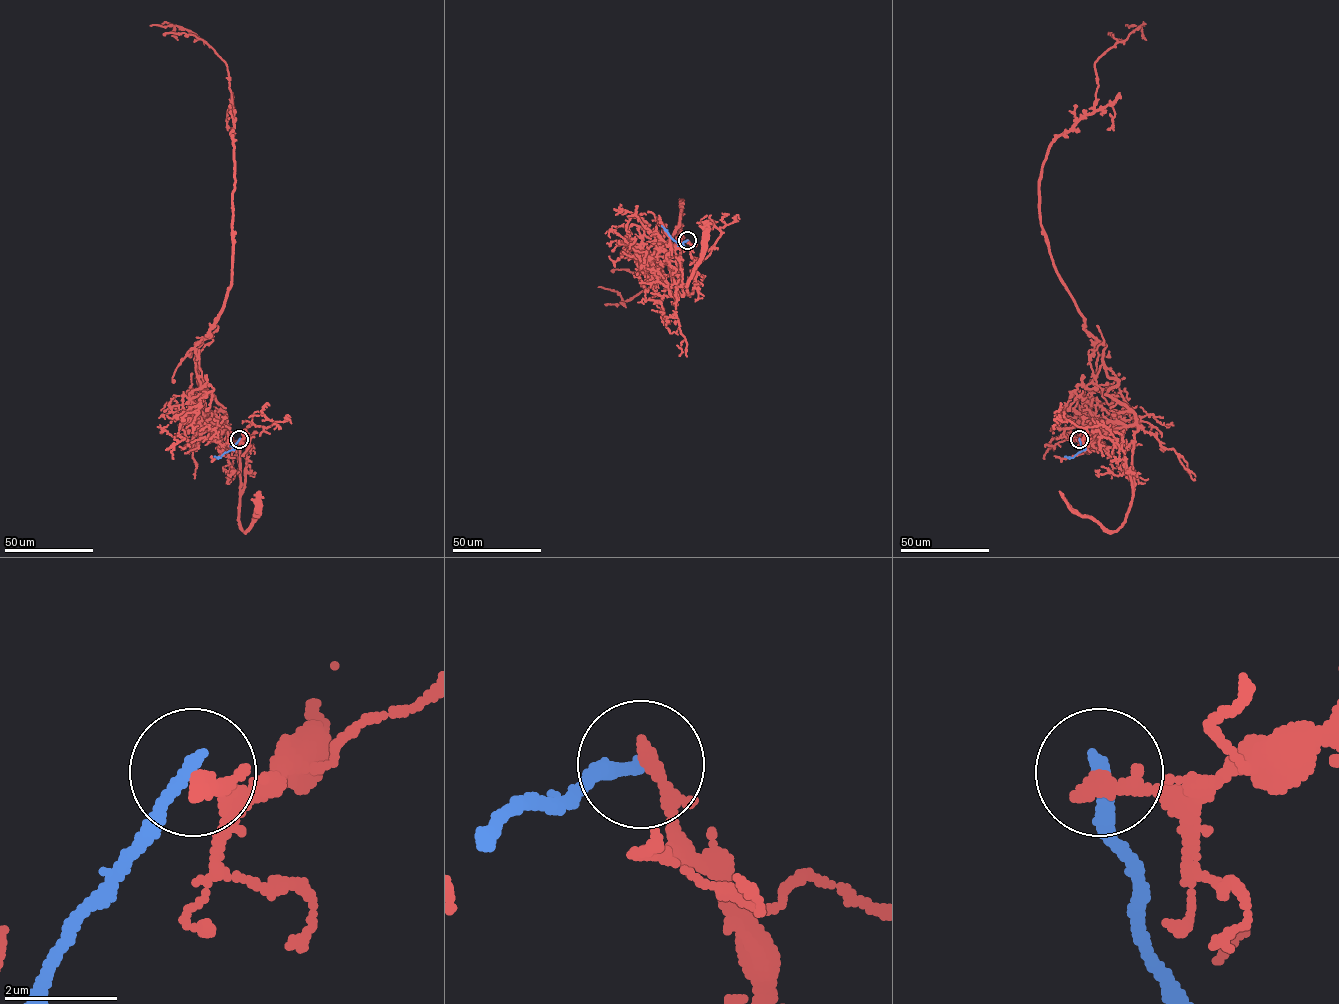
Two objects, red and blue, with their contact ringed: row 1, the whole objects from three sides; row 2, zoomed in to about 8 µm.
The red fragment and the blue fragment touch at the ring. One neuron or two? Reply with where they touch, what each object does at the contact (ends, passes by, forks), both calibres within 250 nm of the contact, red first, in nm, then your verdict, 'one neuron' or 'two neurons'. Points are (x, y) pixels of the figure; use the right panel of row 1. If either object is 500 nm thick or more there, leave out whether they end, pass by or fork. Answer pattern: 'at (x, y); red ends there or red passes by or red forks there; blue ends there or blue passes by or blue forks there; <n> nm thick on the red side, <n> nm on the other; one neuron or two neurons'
at (1079, 439); red ends there; blue ends there; 320 nm thick on the red side, 280 nm on the other; two neurons

